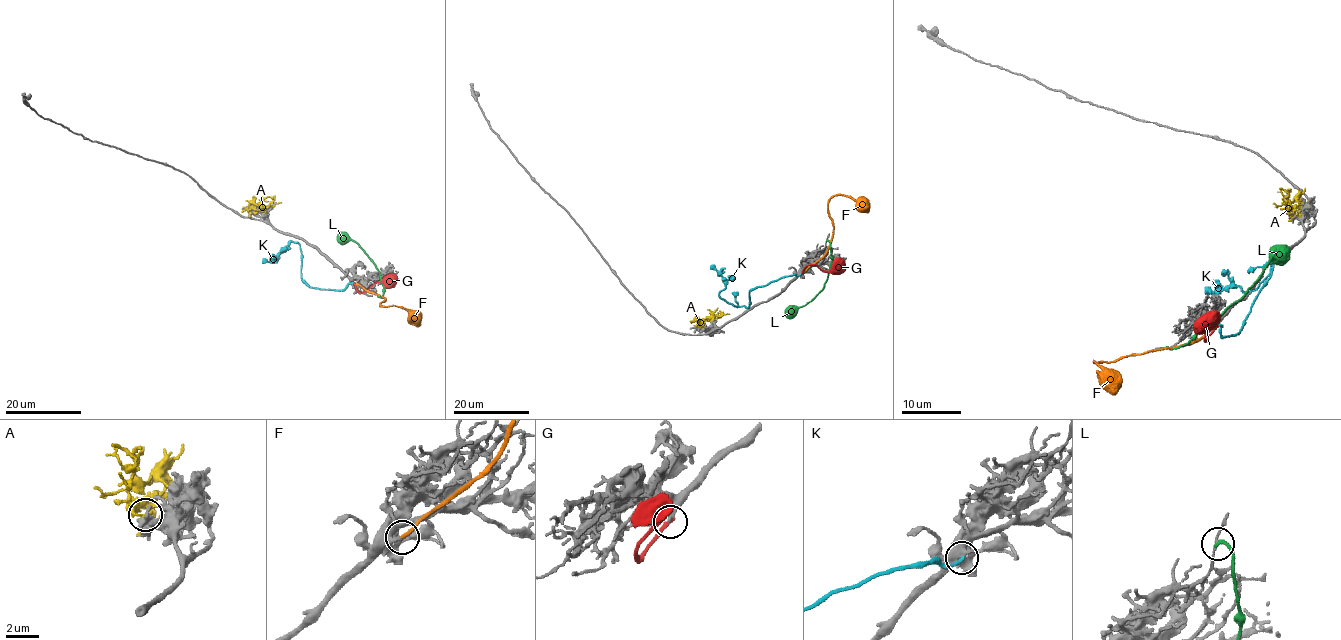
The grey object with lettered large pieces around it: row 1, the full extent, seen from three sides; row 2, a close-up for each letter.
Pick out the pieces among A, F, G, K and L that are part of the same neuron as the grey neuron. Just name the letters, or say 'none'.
F

